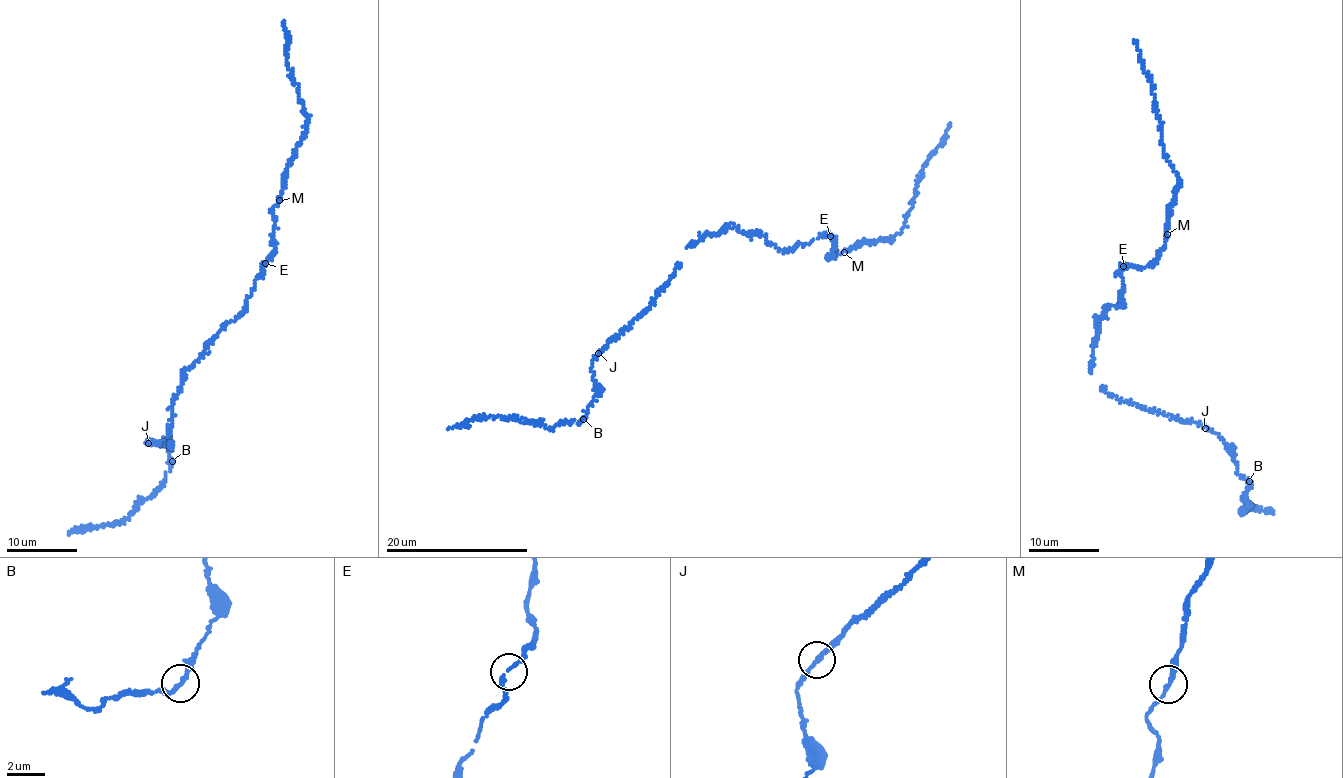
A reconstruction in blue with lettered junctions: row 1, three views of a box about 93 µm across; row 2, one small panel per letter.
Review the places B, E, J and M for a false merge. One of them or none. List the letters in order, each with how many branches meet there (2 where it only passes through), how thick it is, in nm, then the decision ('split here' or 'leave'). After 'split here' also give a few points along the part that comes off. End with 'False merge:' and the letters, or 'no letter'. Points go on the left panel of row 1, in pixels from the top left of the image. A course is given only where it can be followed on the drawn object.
B: branches 2; calibre 260 nm; leave
E: branches 2; calibre 260 nm; leave
J: branches 2; calibre 260 nm; leave
M: branches 2; calibre 280 nm; leave
False merge: no letter

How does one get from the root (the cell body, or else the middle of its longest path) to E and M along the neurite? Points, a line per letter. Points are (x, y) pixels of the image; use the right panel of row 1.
E: (1102, 317), (1105, 308), (1124, 306), (1118, 273), (1123, 266)
M: (1102, 317), (1105, 308), (1124, 306), (1120, 268), (1152, 265), (1167, 234)

